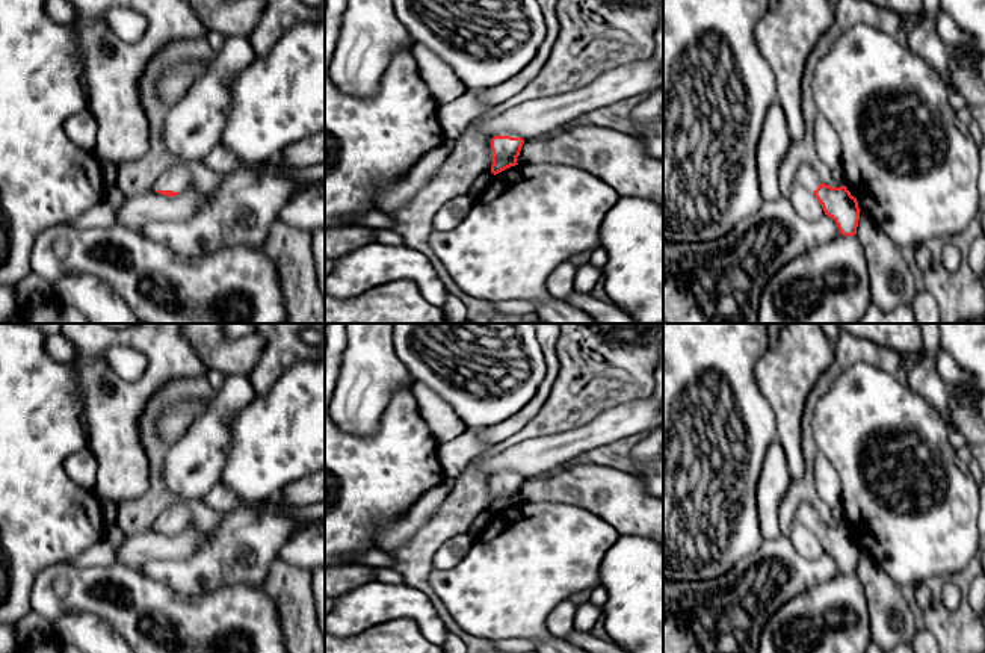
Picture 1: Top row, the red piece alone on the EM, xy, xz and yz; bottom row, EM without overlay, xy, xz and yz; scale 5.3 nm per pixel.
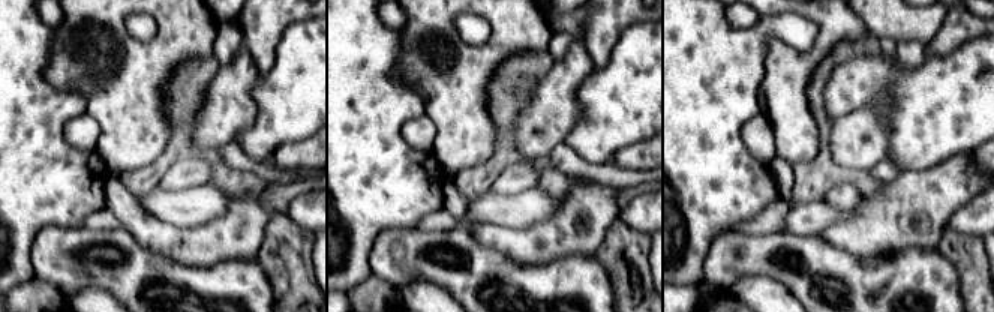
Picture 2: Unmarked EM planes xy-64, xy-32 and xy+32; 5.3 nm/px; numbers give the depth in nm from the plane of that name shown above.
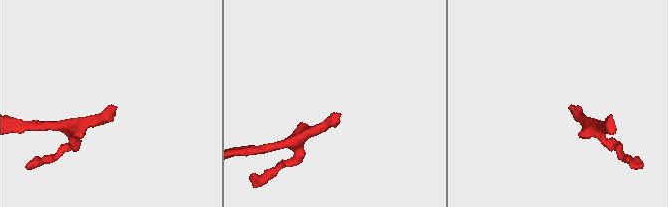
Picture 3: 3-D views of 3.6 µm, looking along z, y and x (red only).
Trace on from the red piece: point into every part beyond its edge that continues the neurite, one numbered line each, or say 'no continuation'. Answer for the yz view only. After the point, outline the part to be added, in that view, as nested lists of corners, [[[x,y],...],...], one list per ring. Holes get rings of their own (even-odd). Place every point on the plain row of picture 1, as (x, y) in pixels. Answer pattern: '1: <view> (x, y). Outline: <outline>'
1: yz (805, 514). Outline: [[[801,503],[795,512],[795,520],[814,531],[822,518],[810,503]]]

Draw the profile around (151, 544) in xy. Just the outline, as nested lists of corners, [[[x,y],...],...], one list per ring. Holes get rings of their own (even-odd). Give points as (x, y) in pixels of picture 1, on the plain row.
[[[186,526],[175,535],[166,535],[154,528],[125,537],[115,549],[115,562],[139,570],[145,562],[156,559],[180,559],[193,553],[205,543],[208,532]]]

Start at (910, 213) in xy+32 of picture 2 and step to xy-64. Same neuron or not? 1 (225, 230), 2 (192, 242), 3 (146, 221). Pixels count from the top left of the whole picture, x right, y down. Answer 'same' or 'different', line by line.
1: same
2: same
3: same

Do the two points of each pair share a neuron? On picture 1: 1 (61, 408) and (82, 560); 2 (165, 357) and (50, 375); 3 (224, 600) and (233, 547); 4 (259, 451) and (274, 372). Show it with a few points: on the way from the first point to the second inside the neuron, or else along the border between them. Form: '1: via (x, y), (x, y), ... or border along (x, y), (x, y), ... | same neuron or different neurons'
1: border along (92, 544), (68, 561) | different neurons
2: border along (70, 362), (77, 377), (77, 392), (82, 405) | different neurons
3: border along (260, 585), (224, 585), (192, 596) | different neurons
4: border along (296, 363), (266, 392), (257, 393) | different neurons

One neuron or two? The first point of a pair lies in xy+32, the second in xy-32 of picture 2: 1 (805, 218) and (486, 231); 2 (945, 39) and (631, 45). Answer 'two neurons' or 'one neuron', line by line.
1: two neurons
2: two neurons

